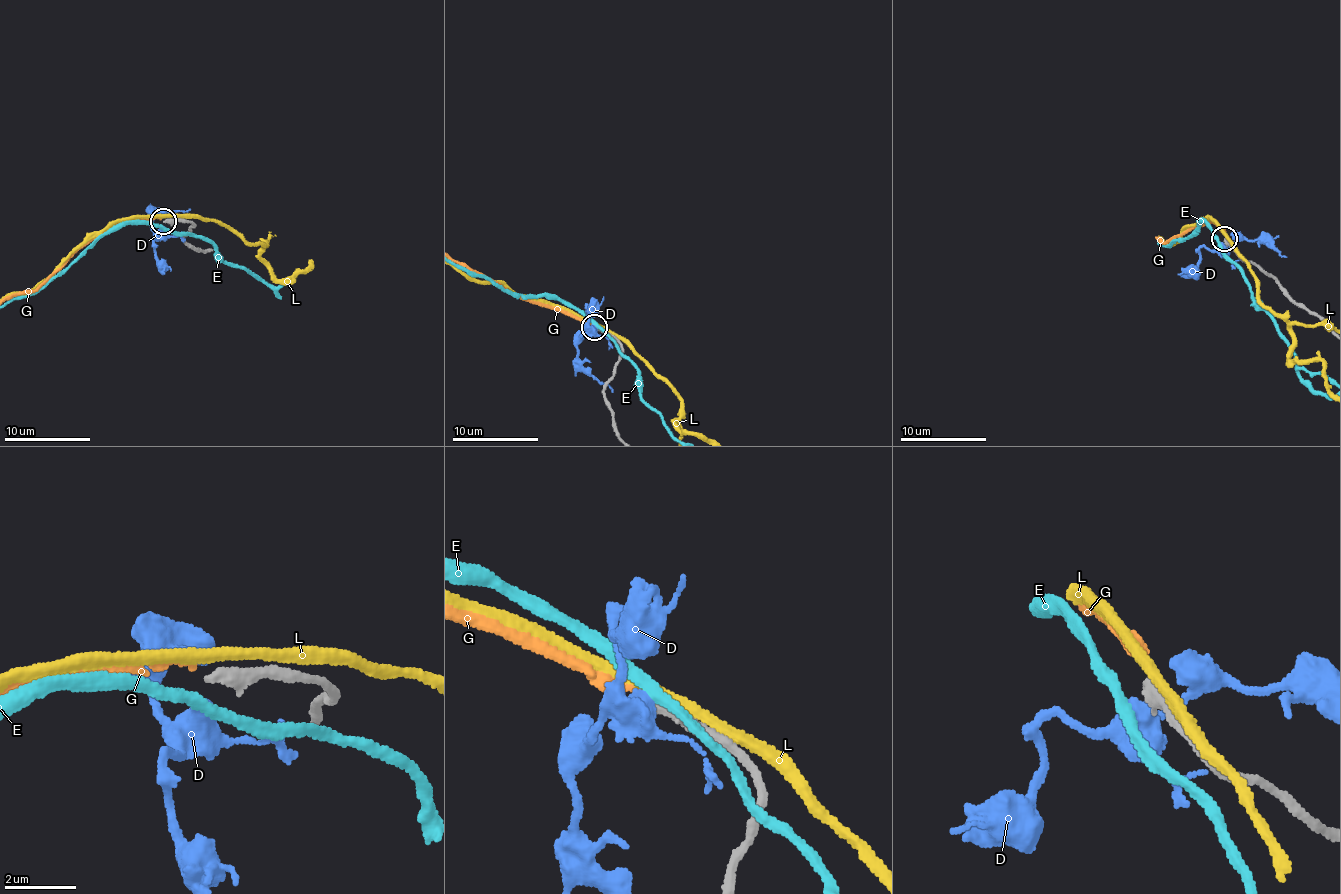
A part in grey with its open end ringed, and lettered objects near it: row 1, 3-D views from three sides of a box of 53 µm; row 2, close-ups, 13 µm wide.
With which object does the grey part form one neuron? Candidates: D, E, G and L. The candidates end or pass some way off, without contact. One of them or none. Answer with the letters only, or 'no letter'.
G

